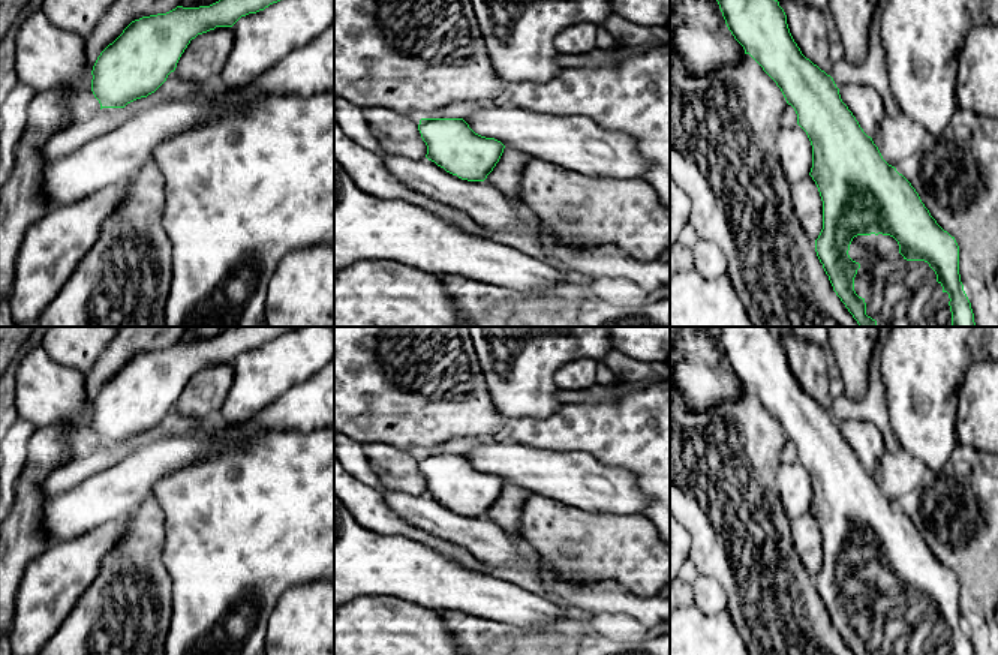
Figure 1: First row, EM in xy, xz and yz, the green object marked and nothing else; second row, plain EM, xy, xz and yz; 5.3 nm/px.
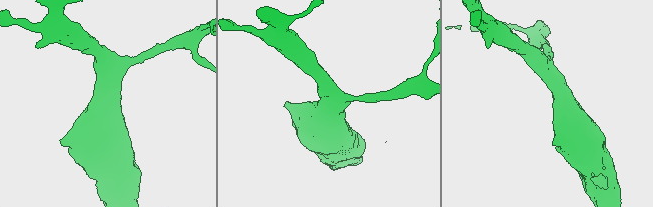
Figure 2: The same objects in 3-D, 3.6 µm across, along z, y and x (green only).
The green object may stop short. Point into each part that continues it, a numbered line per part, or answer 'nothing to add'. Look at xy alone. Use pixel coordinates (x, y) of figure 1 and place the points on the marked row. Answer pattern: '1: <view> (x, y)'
nothing to add

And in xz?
nothing to add

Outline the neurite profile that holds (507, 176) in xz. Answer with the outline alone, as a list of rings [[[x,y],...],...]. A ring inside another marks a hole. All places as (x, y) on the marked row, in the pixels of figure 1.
[[[505,147],[499,162],[487,175],[486,181],[518,204],[523,171],[530,159],[529,154],[517,148]]]

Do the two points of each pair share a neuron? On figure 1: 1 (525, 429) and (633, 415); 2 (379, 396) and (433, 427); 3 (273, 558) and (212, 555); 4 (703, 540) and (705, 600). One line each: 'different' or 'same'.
1: same
2: same
3: same
4: different

